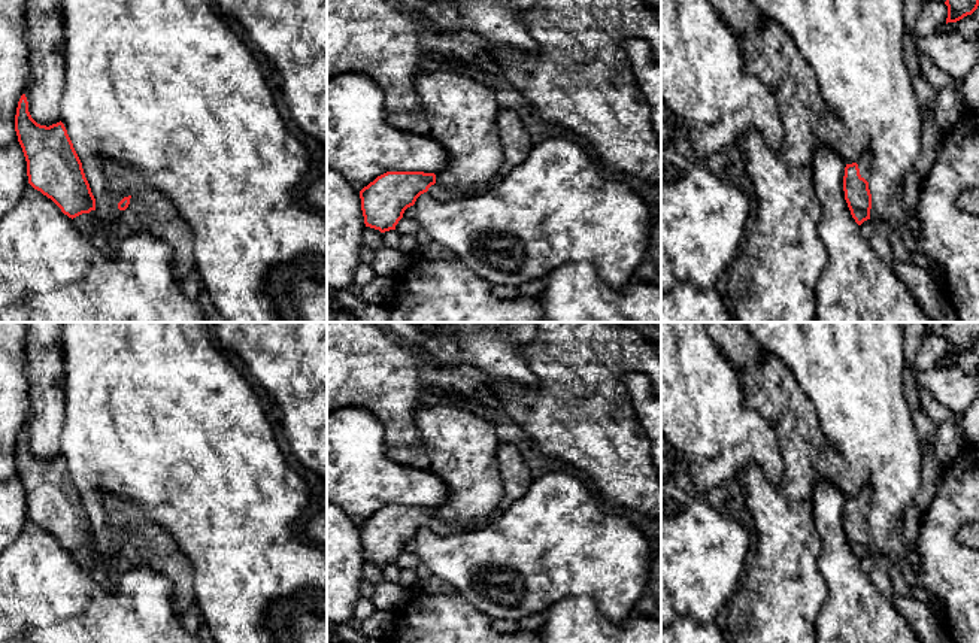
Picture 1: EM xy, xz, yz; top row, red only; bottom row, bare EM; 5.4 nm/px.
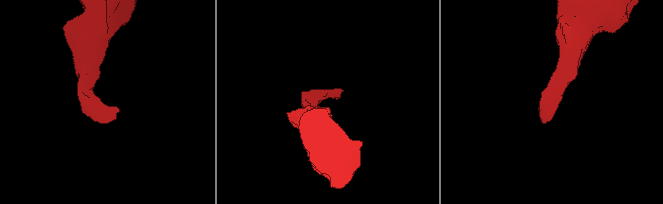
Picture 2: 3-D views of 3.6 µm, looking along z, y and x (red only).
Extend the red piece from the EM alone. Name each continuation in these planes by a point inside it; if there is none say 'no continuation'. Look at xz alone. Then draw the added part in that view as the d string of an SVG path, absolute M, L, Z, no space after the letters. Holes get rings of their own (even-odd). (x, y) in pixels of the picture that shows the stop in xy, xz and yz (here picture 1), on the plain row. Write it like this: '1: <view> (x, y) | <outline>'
1: xz (439, 527) | M497 509L488 518L485 518L484 521L481 521L478 524L473 524L473 522L449 522L449 521L440 521L440 519L434 518L428 522L427 527L437 536L451 536L455 533L467 531L467 530L485 528L487 525L494 522L501 513L503 513L503 510Z

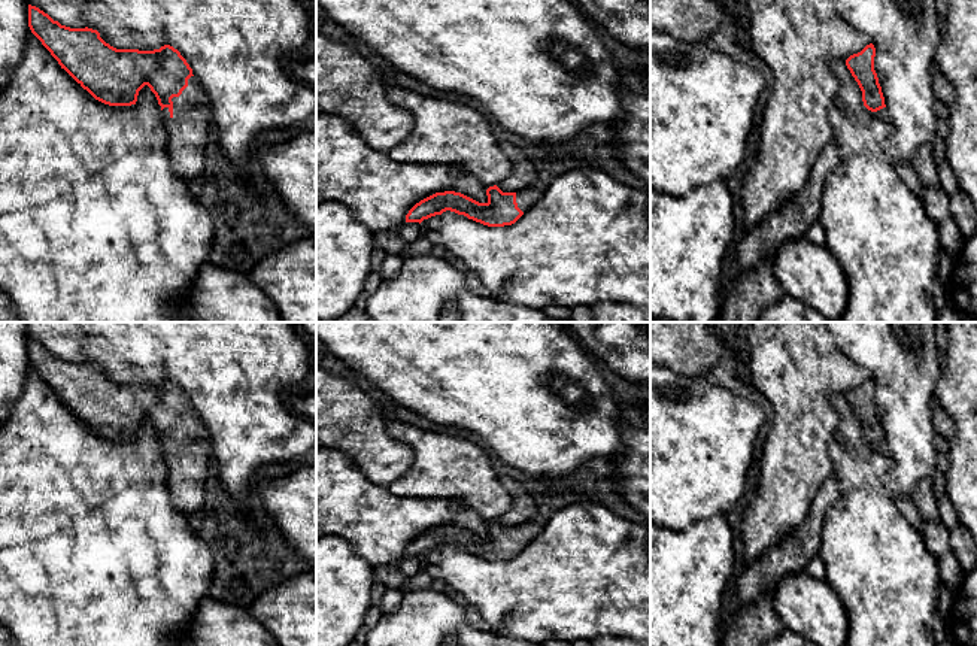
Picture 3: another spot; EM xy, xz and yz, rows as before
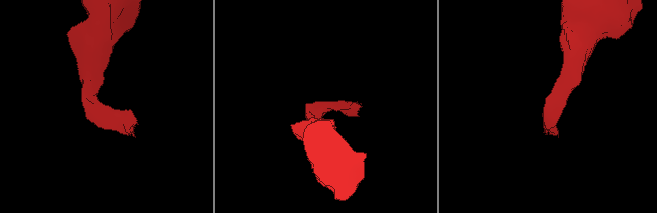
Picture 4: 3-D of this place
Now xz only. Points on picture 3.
1: xz (528, 530) | M534 516L522 522L519 527L516 527L518 542L525 548L533 539L535 539L541 533L544 524L546 519L543 519L541 516Z

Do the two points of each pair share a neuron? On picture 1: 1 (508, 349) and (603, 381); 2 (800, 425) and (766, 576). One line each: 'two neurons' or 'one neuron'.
1: two neurons
2: one neuron

